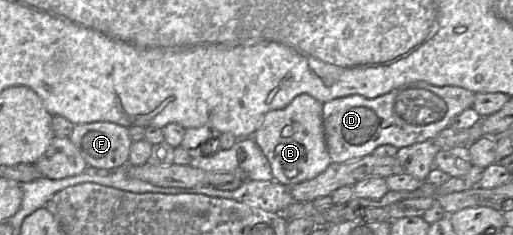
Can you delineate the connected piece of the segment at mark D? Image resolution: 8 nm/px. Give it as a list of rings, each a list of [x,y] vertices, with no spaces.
[[[412,82],[374,99],[350,95],[323,103],[323,126],[331,161],[355,160],[382,145],[399,149],[434,139],[457,115],[471,108],[474,98],[474,92],[462,87]]]

